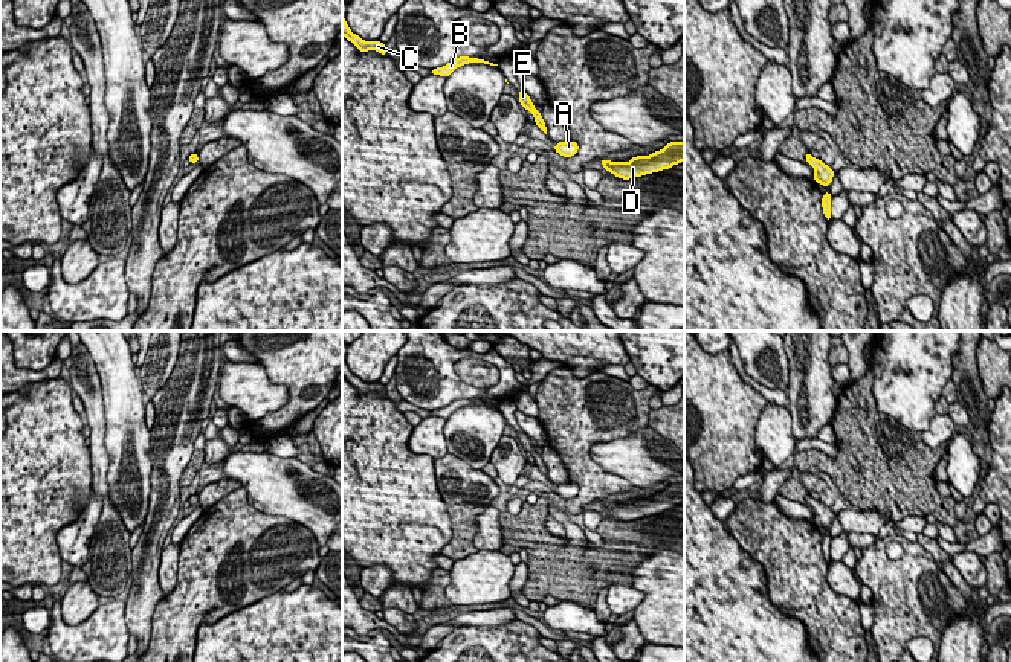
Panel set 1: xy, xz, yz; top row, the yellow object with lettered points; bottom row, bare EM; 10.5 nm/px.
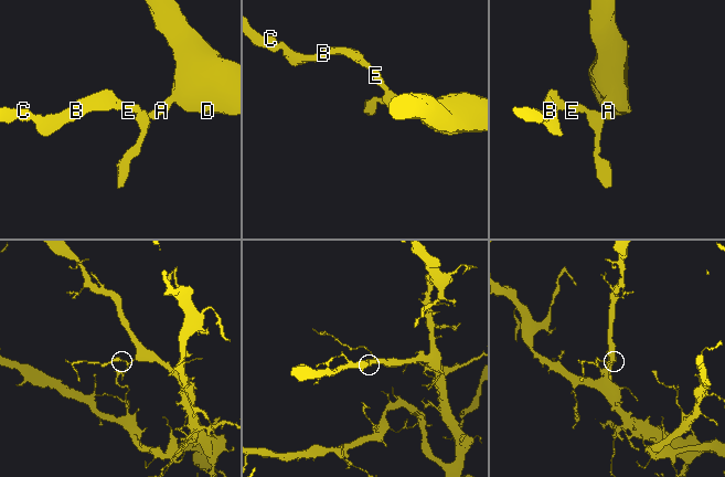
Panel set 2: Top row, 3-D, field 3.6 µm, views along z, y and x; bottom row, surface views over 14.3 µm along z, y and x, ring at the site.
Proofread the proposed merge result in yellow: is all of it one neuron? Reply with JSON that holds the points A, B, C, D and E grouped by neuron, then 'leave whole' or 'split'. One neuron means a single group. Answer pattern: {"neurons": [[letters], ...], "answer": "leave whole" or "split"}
{"neurons": [["A", "B", "C", "D", "E"]], "answer": "leave whole"}

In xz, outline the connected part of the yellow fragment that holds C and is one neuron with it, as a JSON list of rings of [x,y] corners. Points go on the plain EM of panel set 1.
[[[342,358],[342,377],[348,383],[351,383],[359,390],[359,394],[377,392],[383,398],[388,397],[385,384],[362,381],[359,377],[351,374],[351,371],[348,369],[347,362],[344,358]]]

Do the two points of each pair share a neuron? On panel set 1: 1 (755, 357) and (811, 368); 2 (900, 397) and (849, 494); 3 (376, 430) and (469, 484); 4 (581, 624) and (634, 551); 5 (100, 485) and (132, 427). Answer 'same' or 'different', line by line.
1: different
2: different
3: different
4: different
5: different

